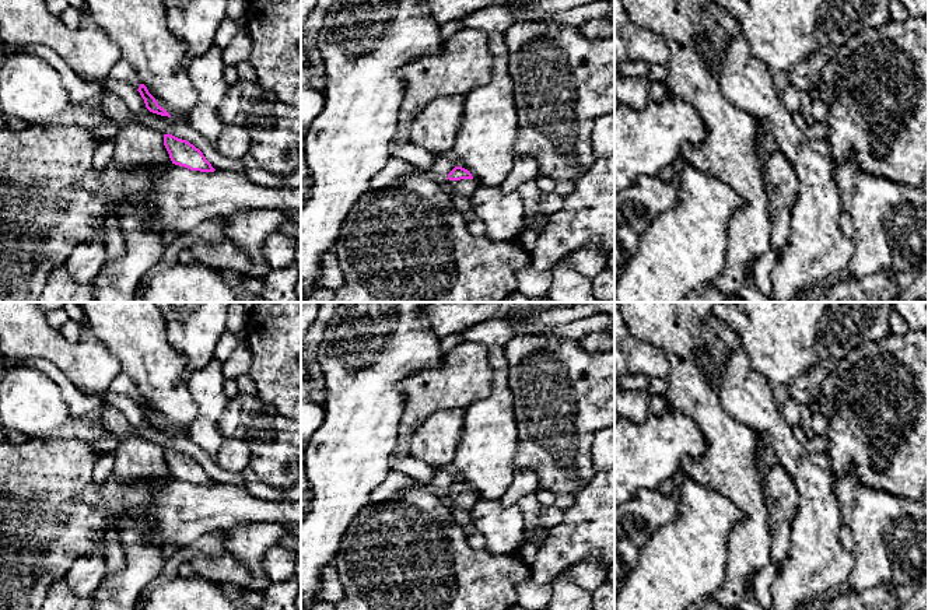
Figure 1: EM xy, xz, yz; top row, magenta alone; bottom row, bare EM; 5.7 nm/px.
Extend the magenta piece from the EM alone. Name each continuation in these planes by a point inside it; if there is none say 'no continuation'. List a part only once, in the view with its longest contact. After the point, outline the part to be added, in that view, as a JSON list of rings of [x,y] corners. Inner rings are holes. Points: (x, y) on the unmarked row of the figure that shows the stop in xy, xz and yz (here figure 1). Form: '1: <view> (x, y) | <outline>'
1: xz (465, 501) | [[[461,492],[461,494],[449,494],[445,499],[452,506],[470,512],[479,497],[474,492]]]

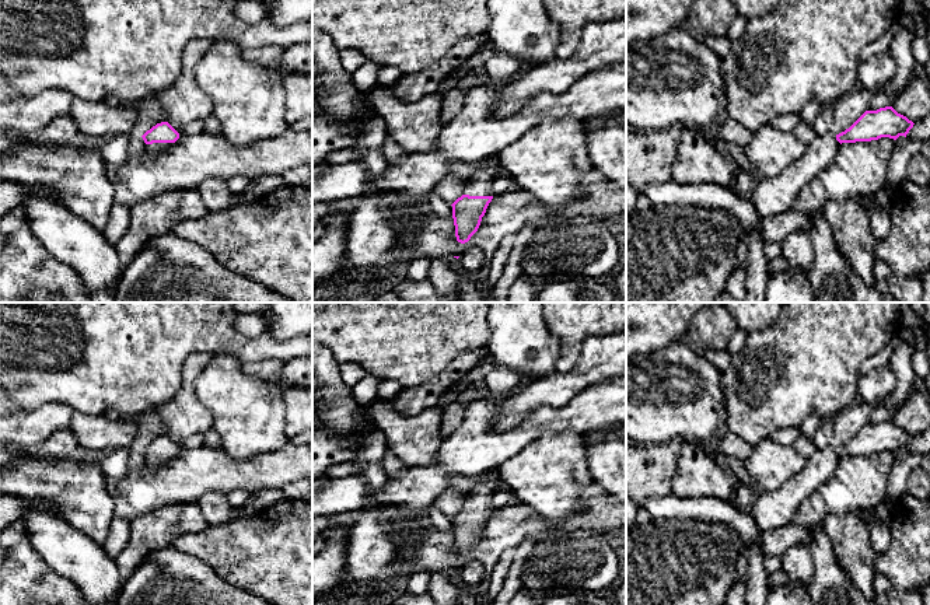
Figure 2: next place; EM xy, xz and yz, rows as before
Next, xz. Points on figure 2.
1: xz (479, 496) | [[[497,469],[489,472],[489,479],[473,486],[468,492],[468,499],[464,501],[462,508],[469,510],[493,510],[490,494],[496,489]]]

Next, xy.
1: xy (156, 461) | [[[153,457],[146,458],[146,464],[151,468],[158,468],[167,465],[174,457]]]

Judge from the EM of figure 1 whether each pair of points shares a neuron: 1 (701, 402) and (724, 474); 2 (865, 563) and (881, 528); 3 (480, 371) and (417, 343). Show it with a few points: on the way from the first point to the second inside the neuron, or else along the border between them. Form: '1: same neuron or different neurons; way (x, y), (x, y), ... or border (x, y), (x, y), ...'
1: same neuron; way (713, 420), (724, 434), (724, 456)
2: same neuron; way (874, 554), (881, 547), (881, 536)
3: different neurons; border (445, 356), (438, 367), (426, 368), (417, 374)

